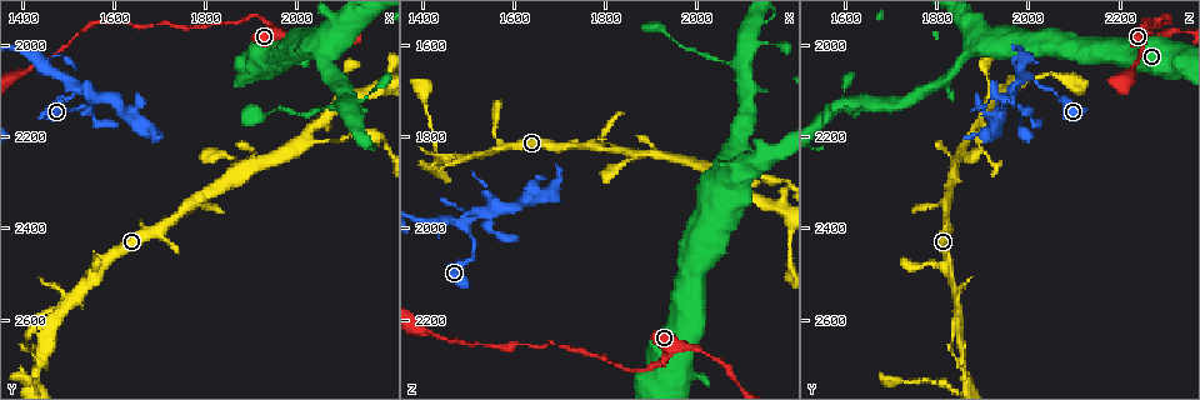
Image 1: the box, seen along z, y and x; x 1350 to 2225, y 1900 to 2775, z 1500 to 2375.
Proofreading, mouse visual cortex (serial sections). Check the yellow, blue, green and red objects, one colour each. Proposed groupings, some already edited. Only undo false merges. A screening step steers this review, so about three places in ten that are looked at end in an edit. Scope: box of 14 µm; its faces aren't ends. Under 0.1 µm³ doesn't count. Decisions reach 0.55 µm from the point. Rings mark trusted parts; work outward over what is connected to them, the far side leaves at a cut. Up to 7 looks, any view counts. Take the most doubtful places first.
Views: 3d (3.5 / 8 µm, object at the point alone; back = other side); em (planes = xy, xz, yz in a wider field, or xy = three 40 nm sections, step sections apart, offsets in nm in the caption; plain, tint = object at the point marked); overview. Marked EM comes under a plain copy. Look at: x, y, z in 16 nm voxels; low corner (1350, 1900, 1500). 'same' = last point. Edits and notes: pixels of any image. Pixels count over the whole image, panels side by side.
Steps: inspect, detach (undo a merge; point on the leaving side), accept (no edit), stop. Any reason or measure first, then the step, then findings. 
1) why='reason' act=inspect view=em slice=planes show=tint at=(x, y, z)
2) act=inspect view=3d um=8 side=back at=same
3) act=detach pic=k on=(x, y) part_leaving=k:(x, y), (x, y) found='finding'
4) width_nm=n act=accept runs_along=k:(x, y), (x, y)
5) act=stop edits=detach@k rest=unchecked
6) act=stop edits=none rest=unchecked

why='three arms meet' act=inspect view=3d um=3.5 at=(2005, 2220, 1865)

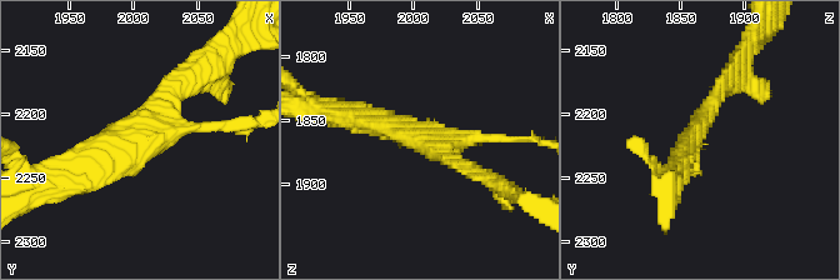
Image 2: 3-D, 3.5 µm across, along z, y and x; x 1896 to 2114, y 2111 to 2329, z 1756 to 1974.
arms=3 arm_widths_nm=200,200,300 why='now the EM' act=inspect view=em slice=planes show=tint at=(2004, 2212, 1862)

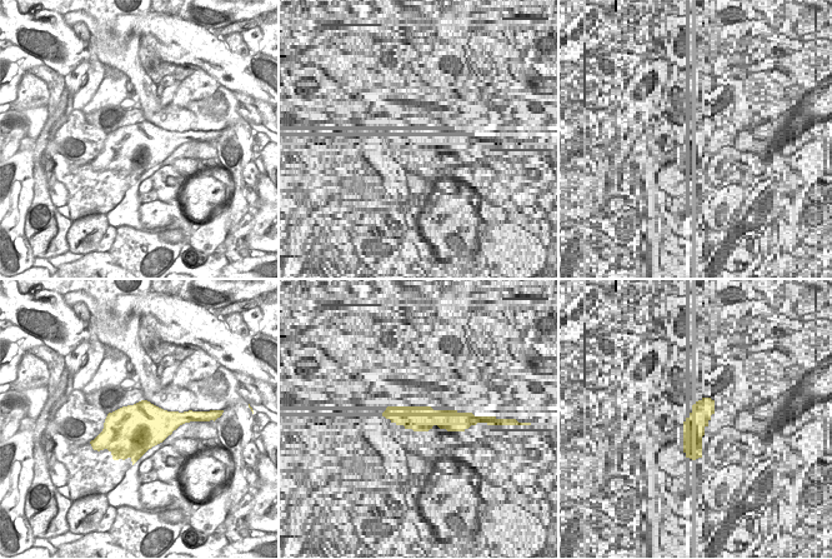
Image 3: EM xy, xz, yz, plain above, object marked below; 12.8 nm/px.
act=accept runs_along=2:(68, 174), (129, 139), (194, 74) found='one cell here'

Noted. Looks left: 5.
why='thick turns thin' act=inspect view=em slice=xy step=3 show=tint at=(1985, 1975, 2260)

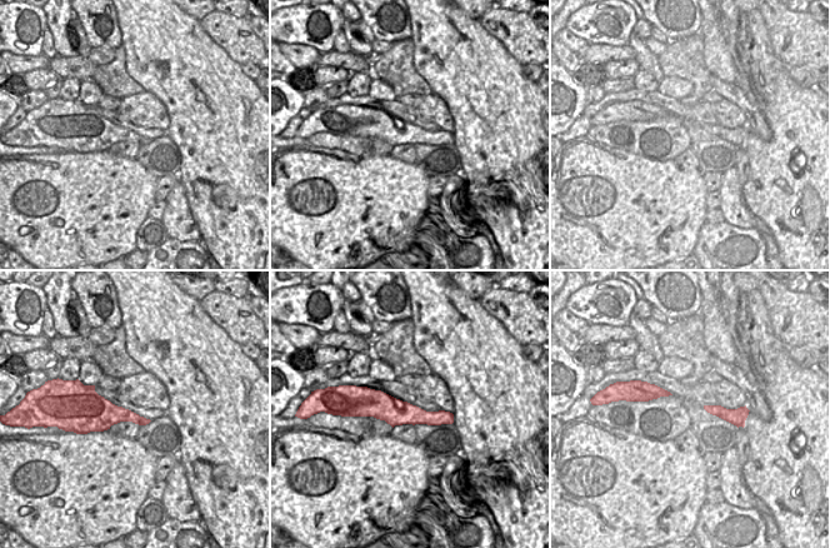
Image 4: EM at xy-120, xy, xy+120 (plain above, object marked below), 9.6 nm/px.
act=inspect view=3d um=3.5 side=back at=same

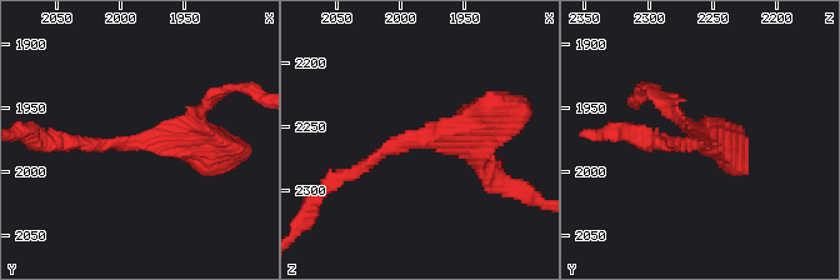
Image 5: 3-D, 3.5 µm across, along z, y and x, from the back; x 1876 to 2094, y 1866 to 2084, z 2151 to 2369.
width_nm=260 act=accept runs_along=5:(493, 113), (389, 148), (340, 176) found='one cell here'

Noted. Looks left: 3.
why='thin neck' act=inspect view=em slice=planes show=tint at=(1435, 2705, 1860)

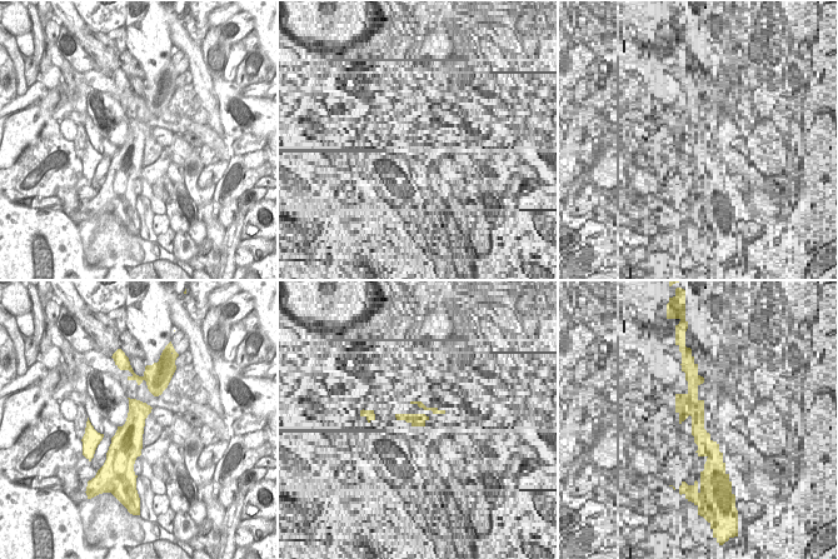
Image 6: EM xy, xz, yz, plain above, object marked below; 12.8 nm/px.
why='wider look' act=inspect view=3d um=3.5 at=same

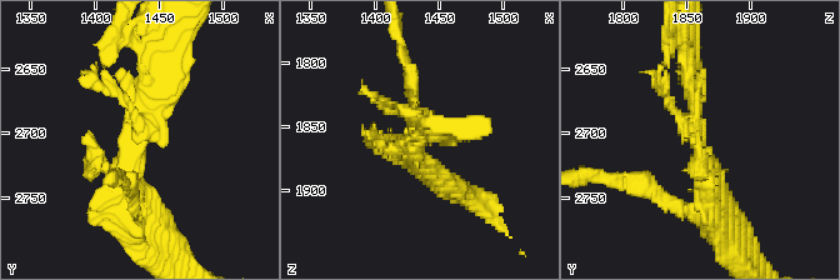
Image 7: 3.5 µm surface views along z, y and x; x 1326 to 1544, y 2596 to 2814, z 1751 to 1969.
act=accept runs_along=7:(175, 75), (136, 136), (136, 209) found='continuous, no second cell'

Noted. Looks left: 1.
act=stop edits=none rest=unchecked

